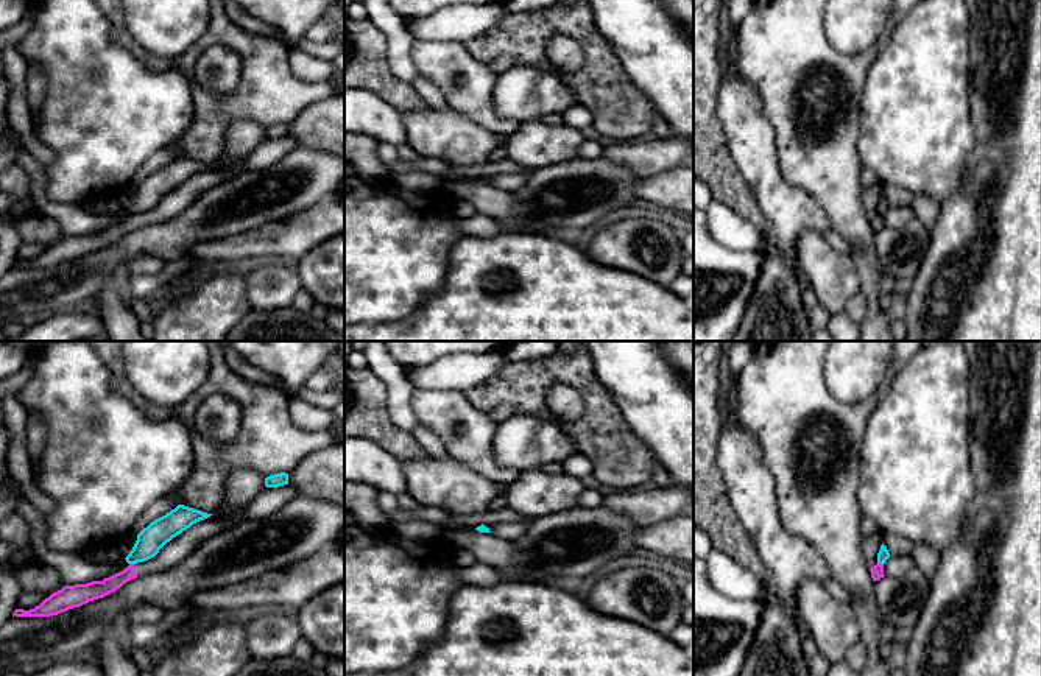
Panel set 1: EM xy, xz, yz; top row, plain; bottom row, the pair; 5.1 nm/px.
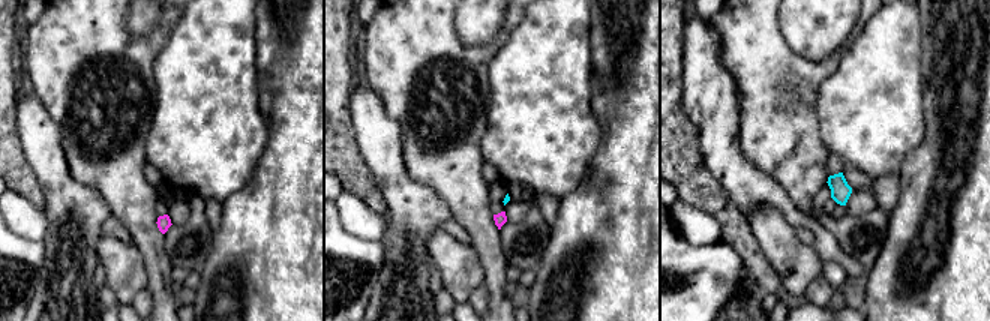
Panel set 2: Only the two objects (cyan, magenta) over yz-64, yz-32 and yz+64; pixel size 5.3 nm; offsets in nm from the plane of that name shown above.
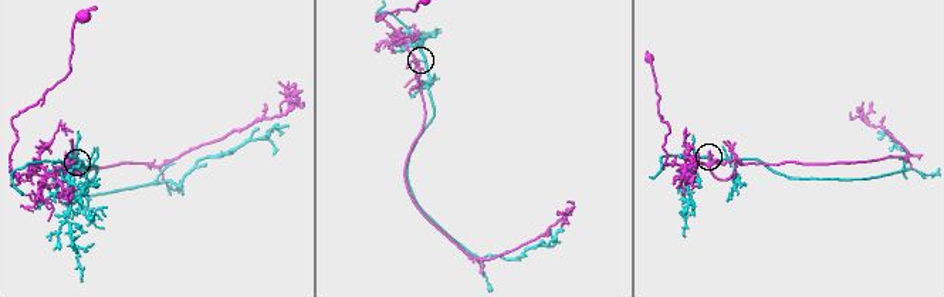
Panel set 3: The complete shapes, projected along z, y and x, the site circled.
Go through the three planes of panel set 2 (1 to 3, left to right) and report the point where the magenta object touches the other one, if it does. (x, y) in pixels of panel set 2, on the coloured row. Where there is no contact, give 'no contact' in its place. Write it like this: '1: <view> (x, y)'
1: no contact
2: no contact
3: no contact

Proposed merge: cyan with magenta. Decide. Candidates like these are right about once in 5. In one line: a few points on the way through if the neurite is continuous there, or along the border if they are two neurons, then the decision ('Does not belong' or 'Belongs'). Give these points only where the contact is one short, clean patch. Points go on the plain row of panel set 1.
Boundary: xy (130, 214), (134, 215). Does not belong

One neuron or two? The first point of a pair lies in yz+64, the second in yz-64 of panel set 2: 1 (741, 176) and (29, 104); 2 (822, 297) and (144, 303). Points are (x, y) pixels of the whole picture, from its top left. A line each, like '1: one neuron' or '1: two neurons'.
1: one neuron
2: one neuron

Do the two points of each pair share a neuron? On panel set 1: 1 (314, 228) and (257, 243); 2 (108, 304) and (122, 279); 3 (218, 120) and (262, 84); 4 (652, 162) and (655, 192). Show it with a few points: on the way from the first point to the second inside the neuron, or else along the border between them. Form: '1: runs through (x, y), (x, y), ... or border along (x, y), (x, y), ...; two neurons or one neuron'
1: runs through (299, 232), (290, 239), (271, 239); one neuron
2: runs through (114, 298), (119, 285); one neuron
3: runs through (229, 109), (242, 105), (251, 95); one neuron
4: border along (677, 167), (642, 178); two neurons

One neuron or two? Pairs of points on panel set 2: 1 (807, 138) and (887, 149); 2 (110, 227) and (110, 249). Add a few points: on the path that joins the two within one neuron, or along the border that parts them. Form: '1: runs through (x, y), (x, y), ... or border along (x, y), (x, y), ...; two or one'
1: border along (815, 105), (819, 135), (830, 153); two
2: border along (102, 233), (131, 243); two

